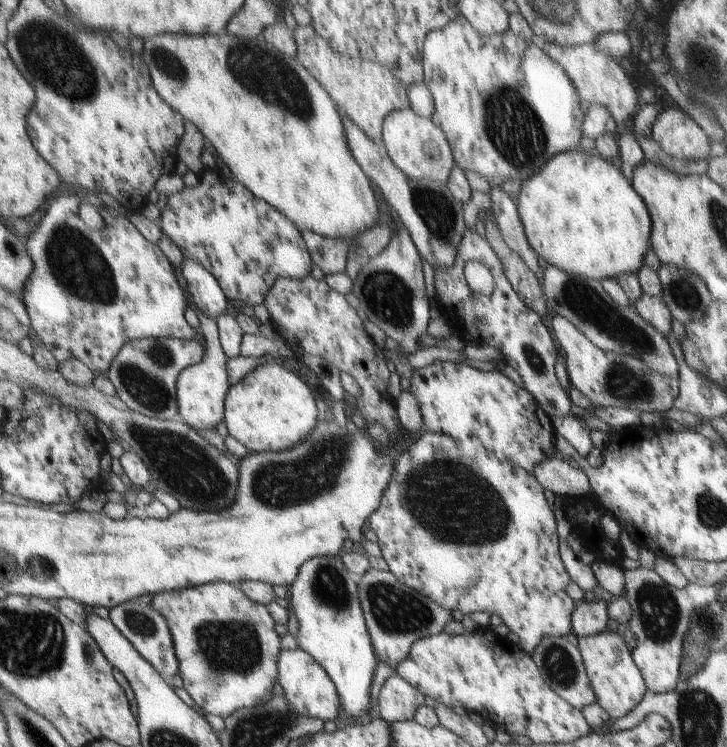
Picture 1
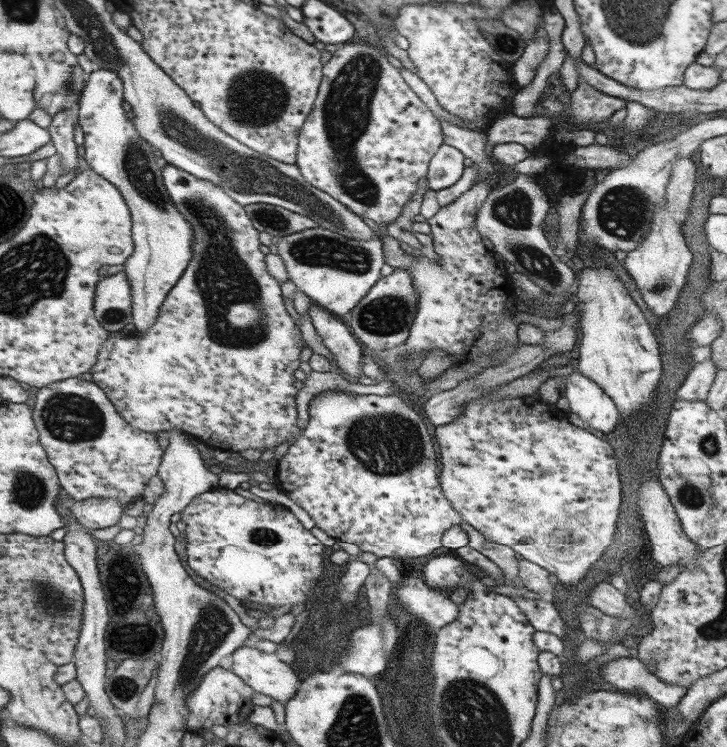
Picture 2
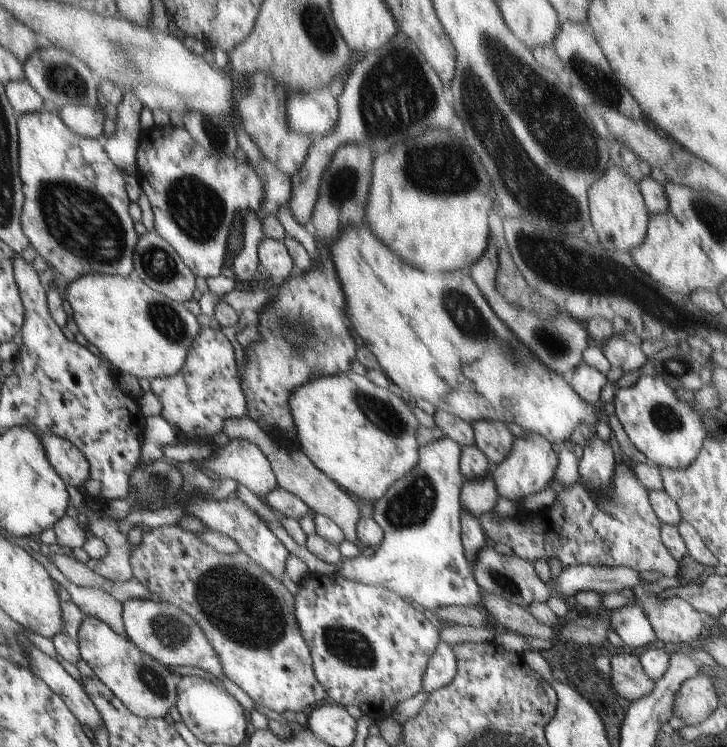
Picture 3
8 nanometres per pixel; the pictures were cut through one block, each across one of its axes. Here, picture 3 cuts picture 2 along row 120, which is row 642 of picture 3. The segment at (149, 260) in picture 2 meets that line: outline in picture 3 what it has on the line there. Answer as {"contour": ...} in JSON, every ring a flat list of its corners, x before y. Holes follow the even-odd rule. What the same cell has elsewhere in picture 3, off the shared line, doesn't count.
{"contour":[[86,617,79,638,83,658,100,677,142,718,162,718,176,704,176,682,163,664,144,652,129,636,120,634,110,623,98,617]]}

